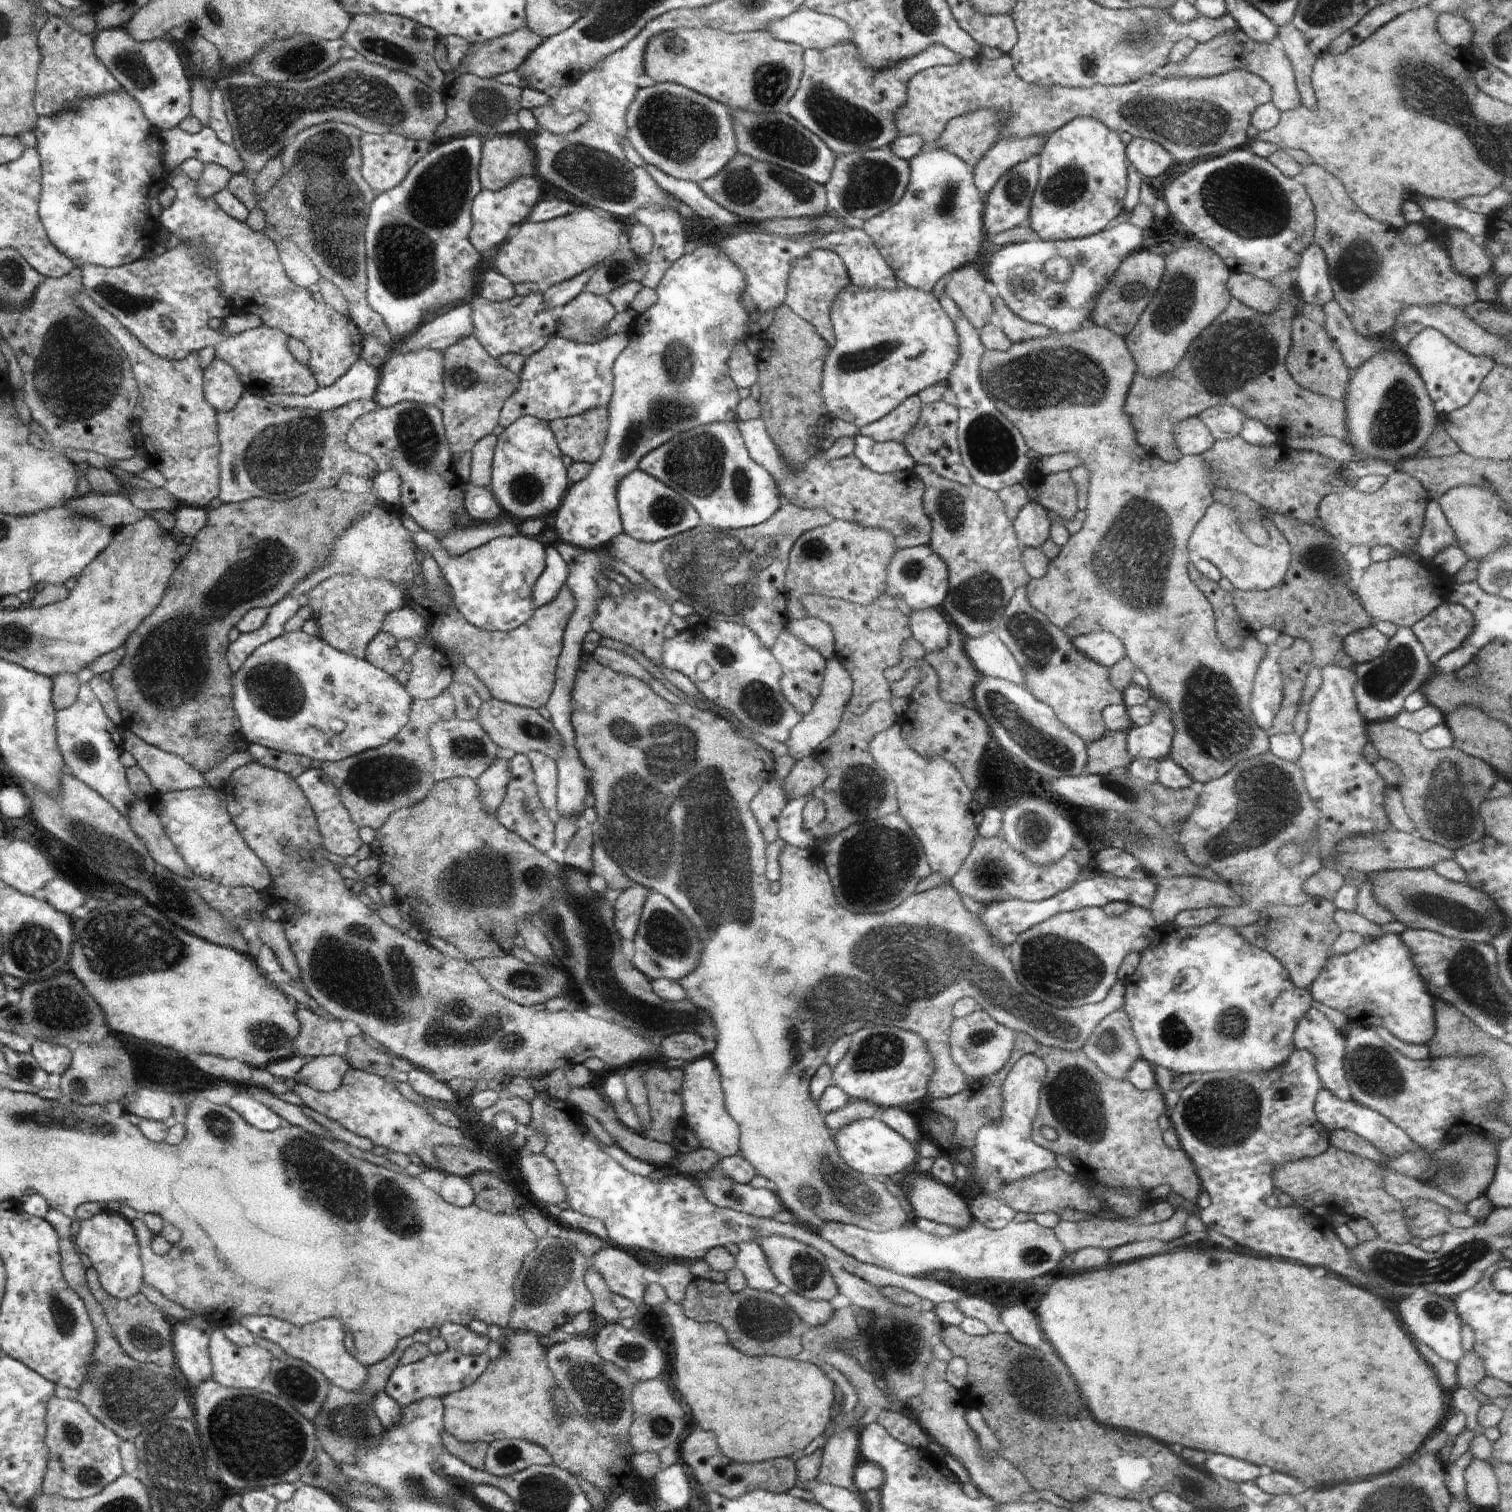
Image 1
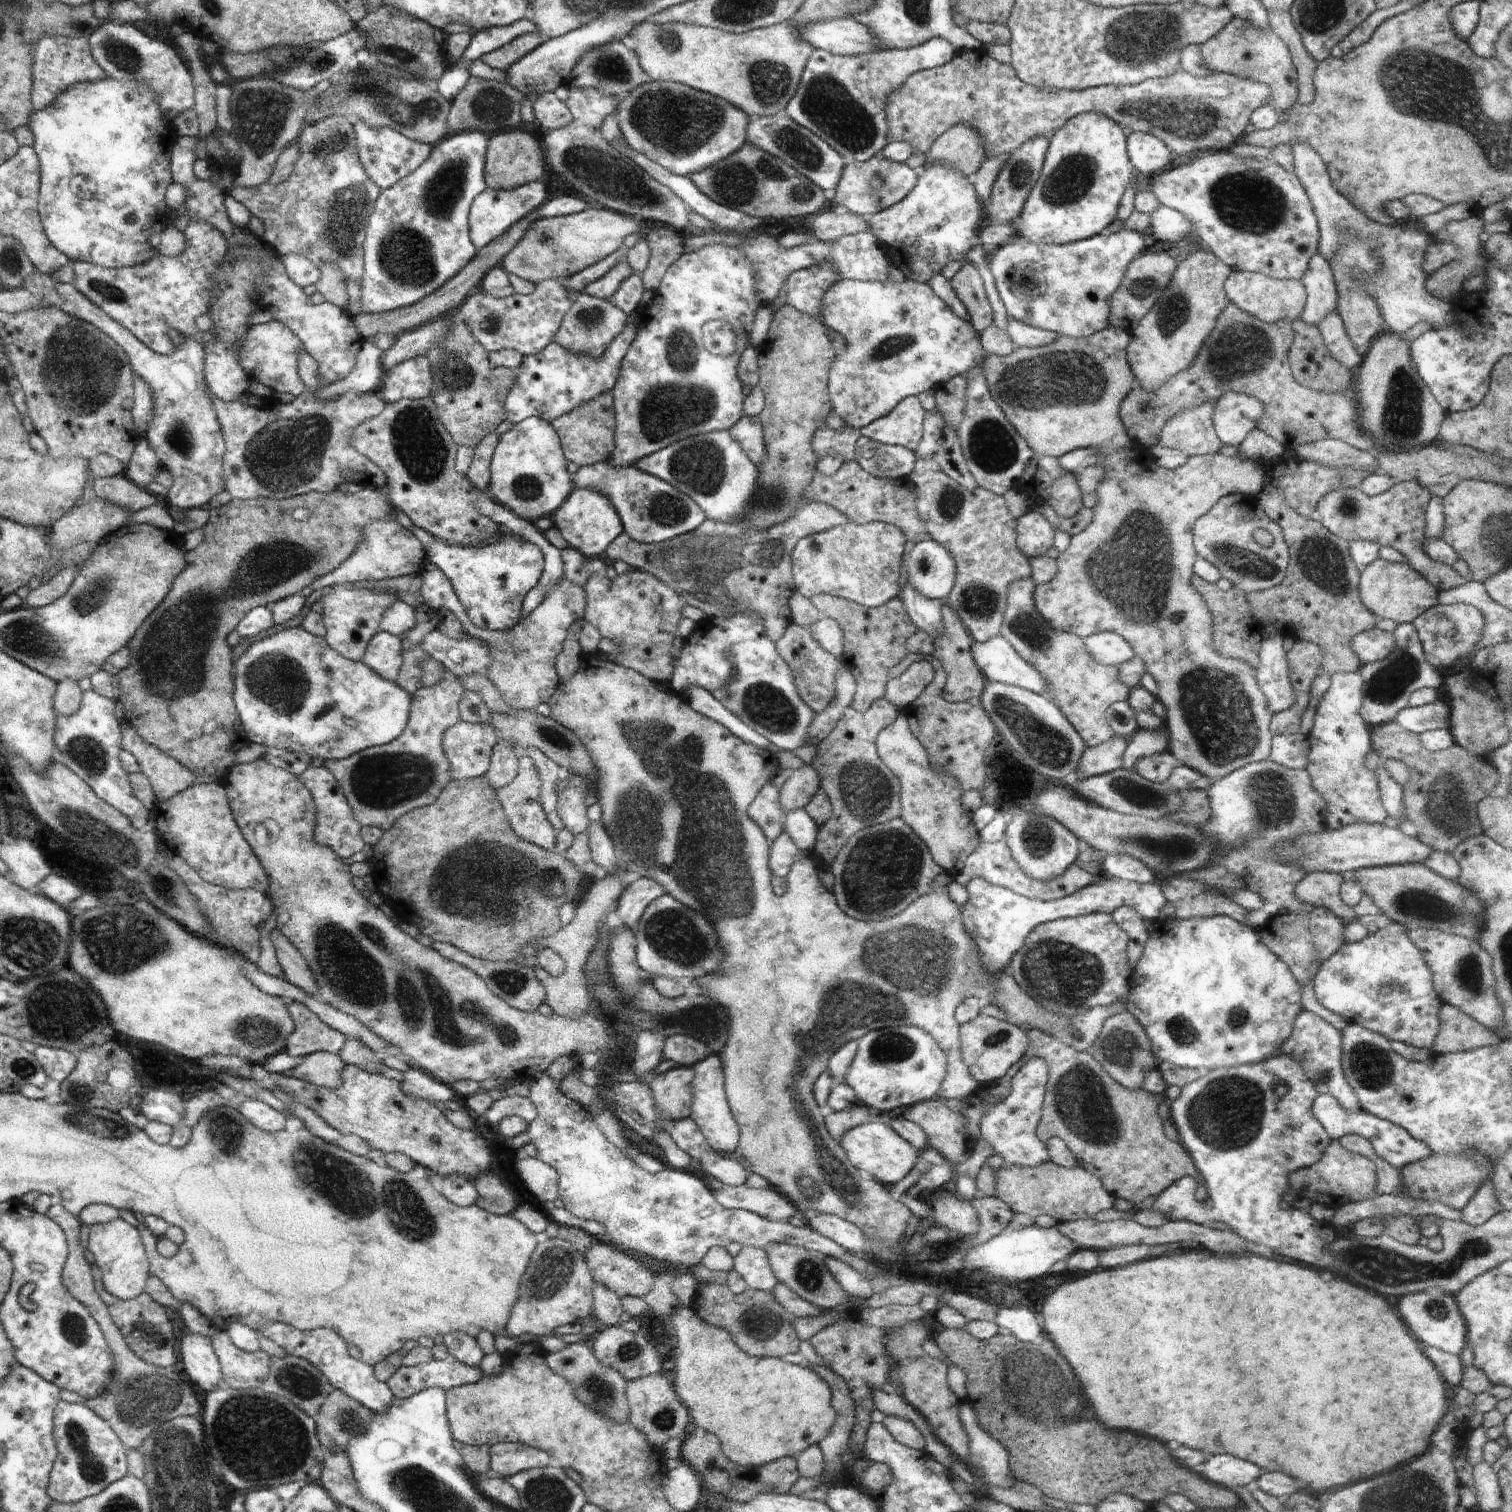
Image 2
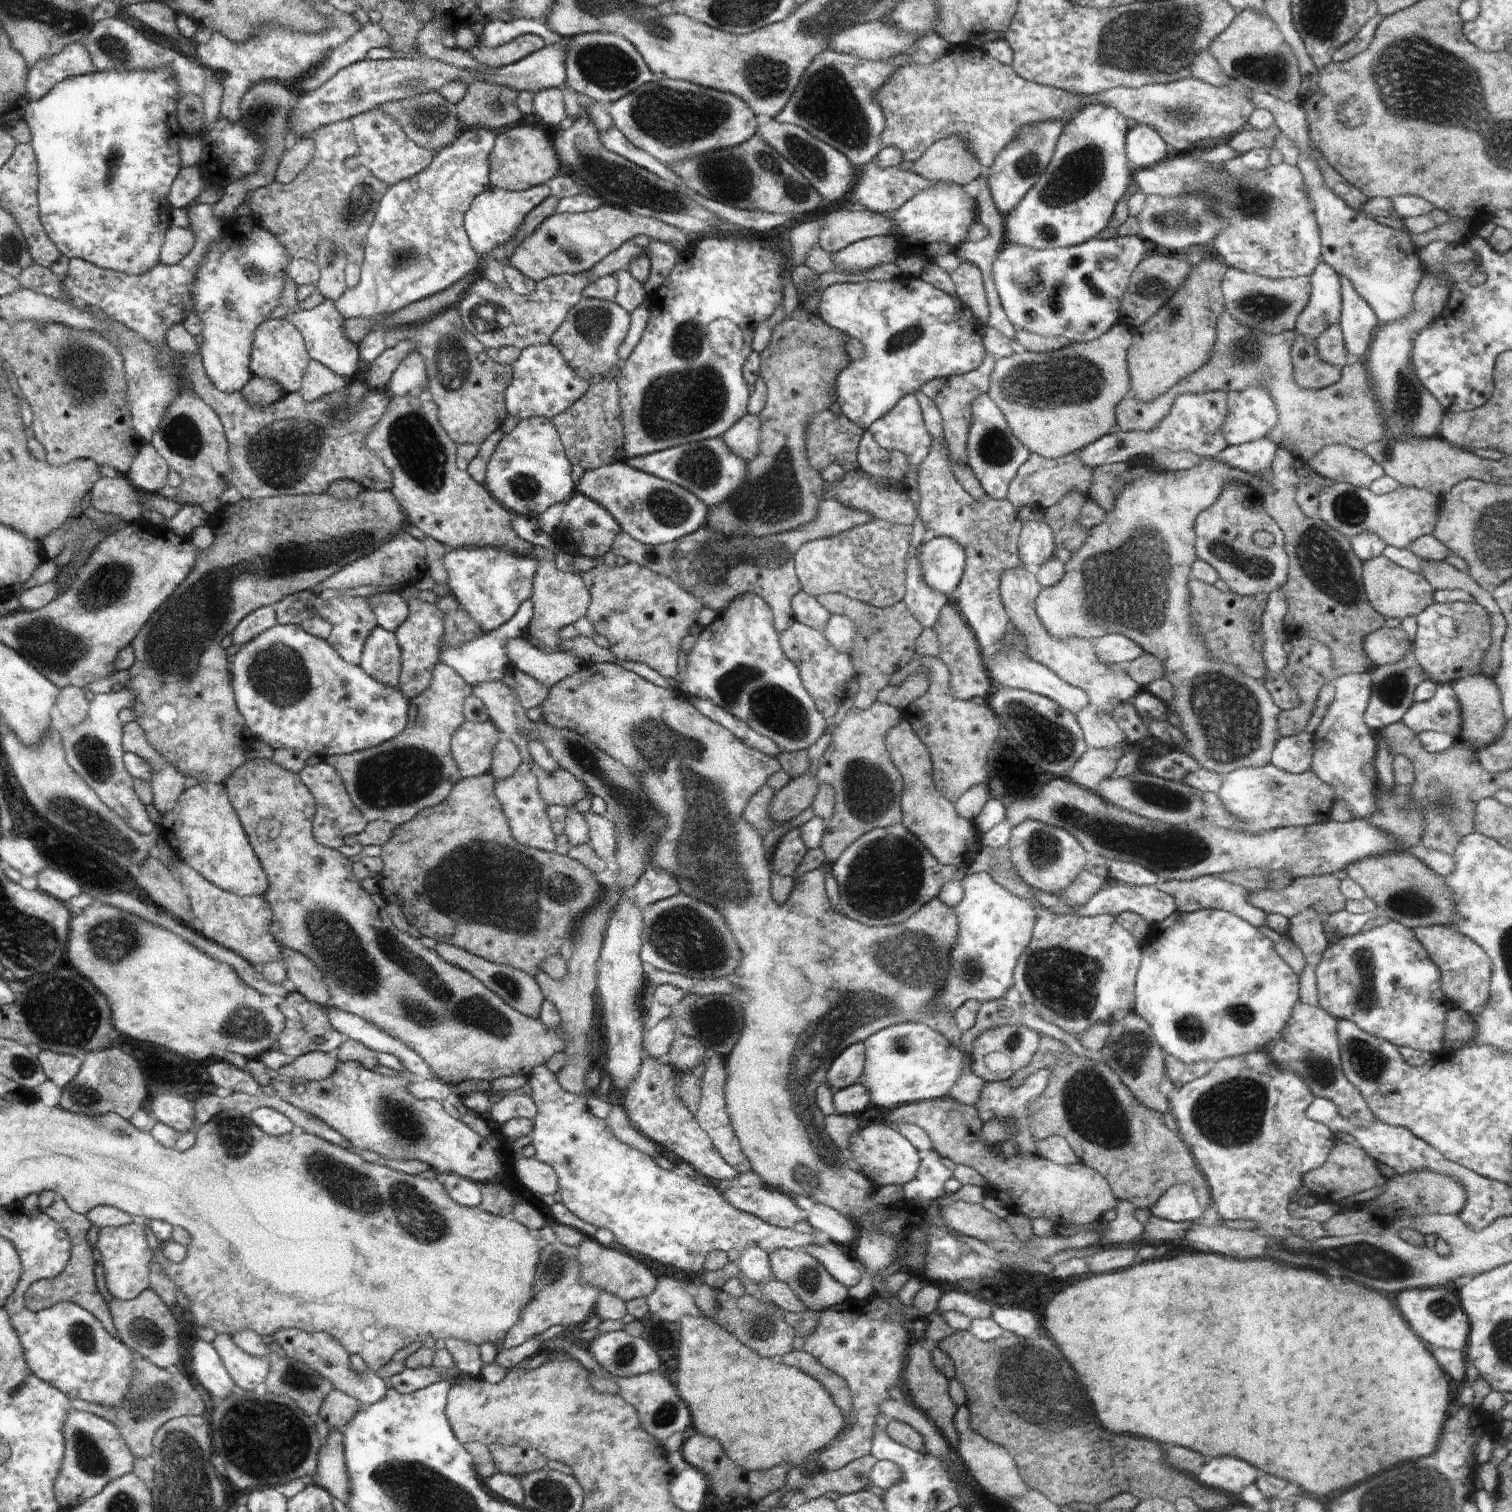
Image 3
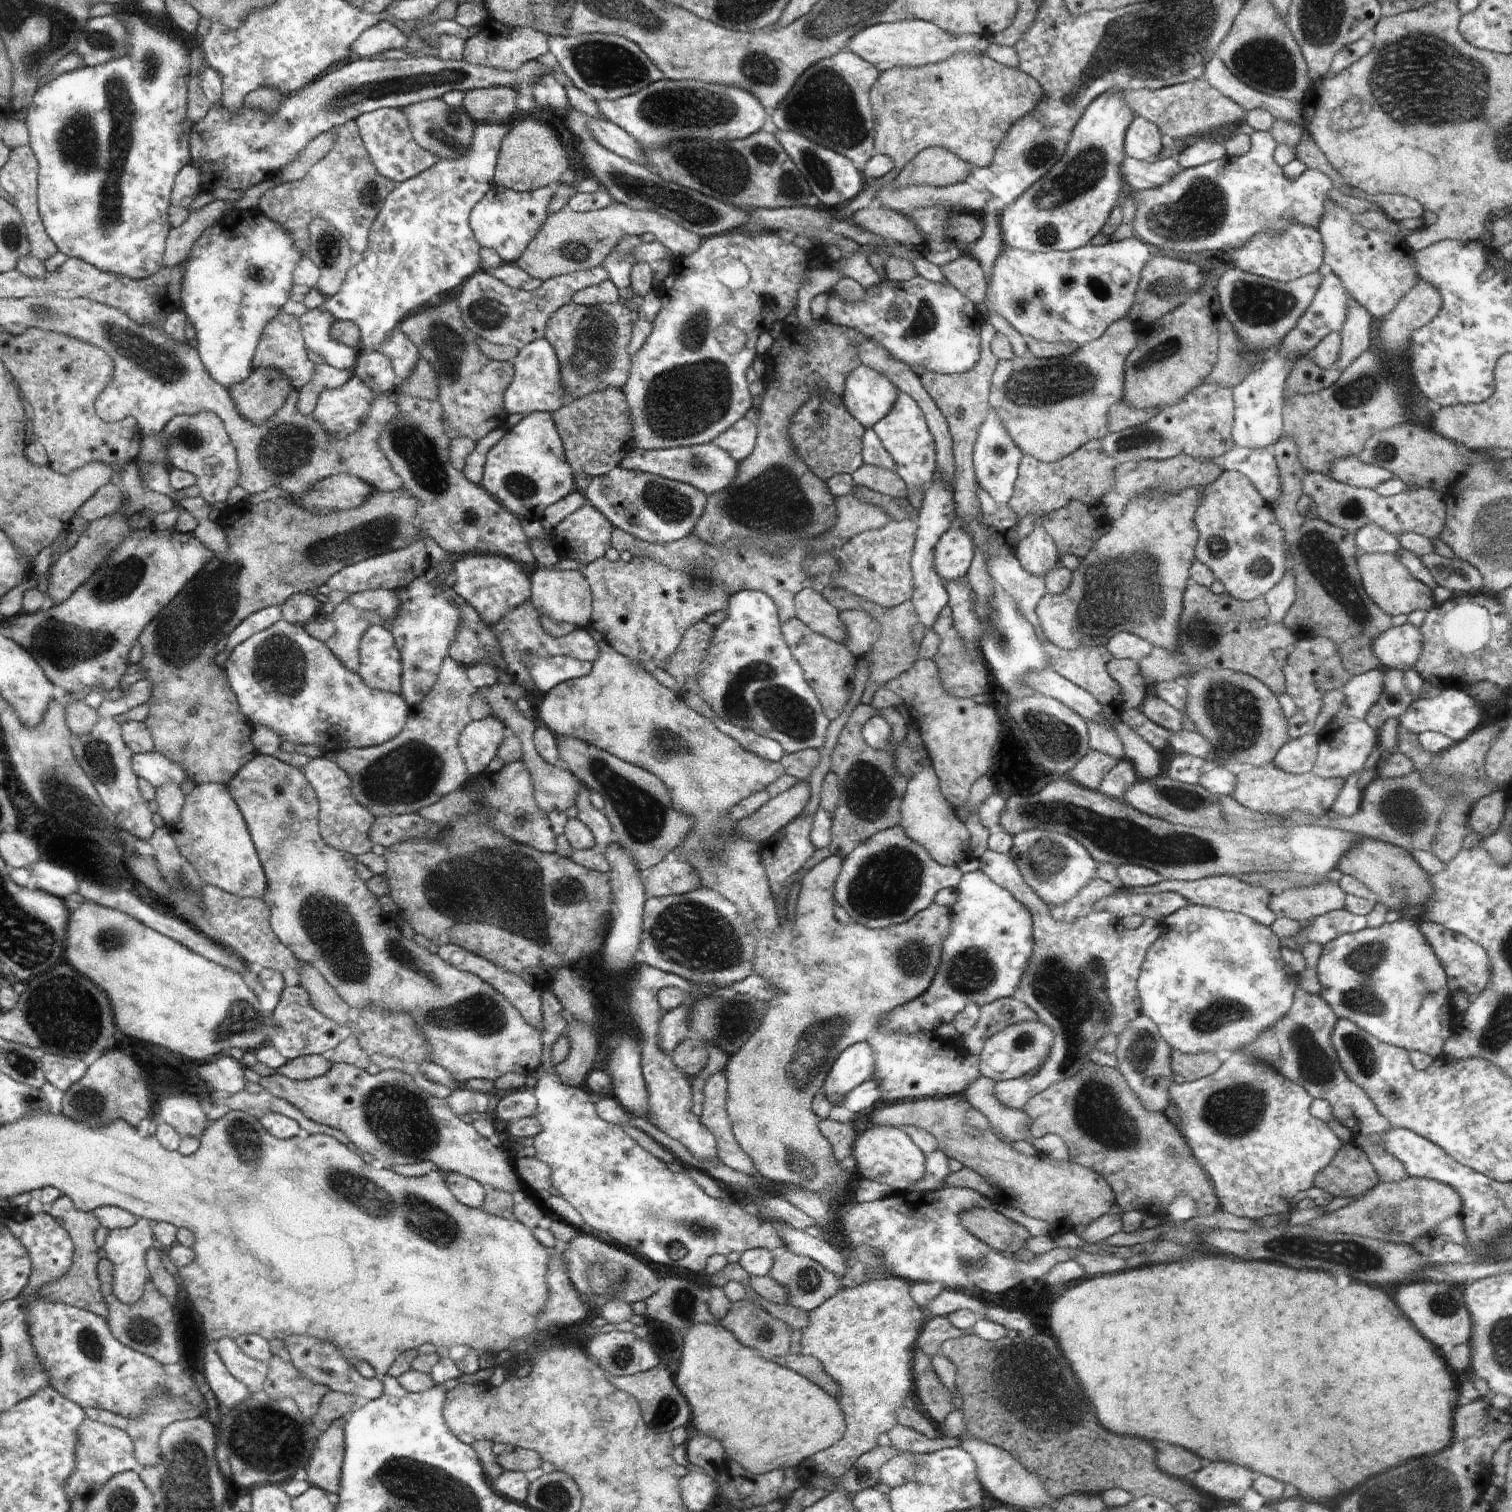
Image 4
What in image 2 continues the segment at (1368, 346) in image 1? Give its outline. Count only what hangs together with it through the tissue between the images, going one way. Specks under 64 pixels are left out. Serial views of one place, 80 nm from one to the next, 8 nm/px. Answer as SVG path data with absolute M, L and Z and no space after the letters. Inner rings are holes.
M1338 313L1328 315L1317 327L1328 354L1351 372L1352 368L1356 371L1361 365L1362 356L1354 350Z

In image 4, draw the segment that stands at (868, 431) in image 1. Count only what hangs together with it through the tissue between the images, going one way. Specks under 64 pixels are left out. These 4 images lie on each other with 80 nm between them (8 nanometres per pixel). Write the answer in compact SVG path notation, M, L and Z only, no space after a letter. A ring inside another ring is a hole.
M898 391L896 402L891 411L876 422L872 430L878 435L882 446L895 462L895 471L906 483L907 491L912 494L922 494L930 487L938 469L935 440L928 428L926 417L918 403L905 392Z

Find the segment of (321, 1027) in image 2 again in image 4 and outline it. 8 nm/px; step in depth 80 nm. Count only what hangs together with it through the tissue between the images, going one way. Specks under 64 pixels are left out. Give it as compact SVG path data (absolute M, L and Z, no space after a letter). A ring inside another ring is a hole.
M300 984L286 986L279 994L279 1001L273 1012L273 1028L271 1045L287 1060L302 1055L328 1055L350 1034L349 1028L341 1027L317 1011L310 1002L308 991Z

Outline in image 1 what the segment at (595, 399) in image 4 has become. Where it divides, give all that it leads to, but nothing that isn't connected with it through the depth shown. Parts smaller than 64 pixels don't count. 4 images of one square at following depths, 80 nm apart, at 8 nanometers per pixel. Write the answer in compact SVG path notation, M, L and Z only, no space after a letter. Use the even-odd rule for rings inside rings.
M609 405L582 415L562 417L549 423L556 432L562 454L576 463L595 463L601 455L609 427Z

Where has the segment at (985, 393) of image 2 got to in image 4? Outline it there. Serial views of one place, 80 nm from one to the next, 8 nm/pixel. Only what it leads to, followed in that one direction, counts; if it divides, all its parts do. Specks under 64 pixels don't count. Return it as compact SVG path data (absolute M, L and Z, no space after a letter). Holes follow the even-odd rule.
M989 409L986 420L983 420L978 428L977 439L973 446L973 467L977 482L1000 506L1005 506L1012 498L1019 475L1019 462L1024 455L1005 433L994 409Z

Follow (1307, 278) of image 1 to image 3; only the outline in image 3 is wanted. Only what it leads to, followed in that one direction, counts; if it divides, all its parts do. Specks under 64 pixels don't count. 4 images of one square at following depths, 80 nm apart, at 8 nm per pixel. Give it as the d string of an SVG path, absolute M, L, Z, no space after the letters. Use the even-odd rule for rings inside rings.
M1324 262L1319 263L1309 279L1312 285L1309 303L1298 315L1294 332L1295 336L1317 339L1324 329L1339 324L1342 294L1338 274Z

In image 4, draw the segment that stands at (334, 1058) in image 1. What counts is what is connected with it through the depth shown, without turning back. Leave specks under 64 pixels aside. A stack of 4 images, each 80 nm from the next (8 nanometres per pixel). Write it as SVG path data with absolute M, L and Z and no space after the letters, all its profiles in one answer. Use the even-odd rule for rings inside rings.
M302 1055L287 1060L275 1072L289 1079L305 1081L326 1074L331 1066L332 1063L328 1060L327 1055Z

